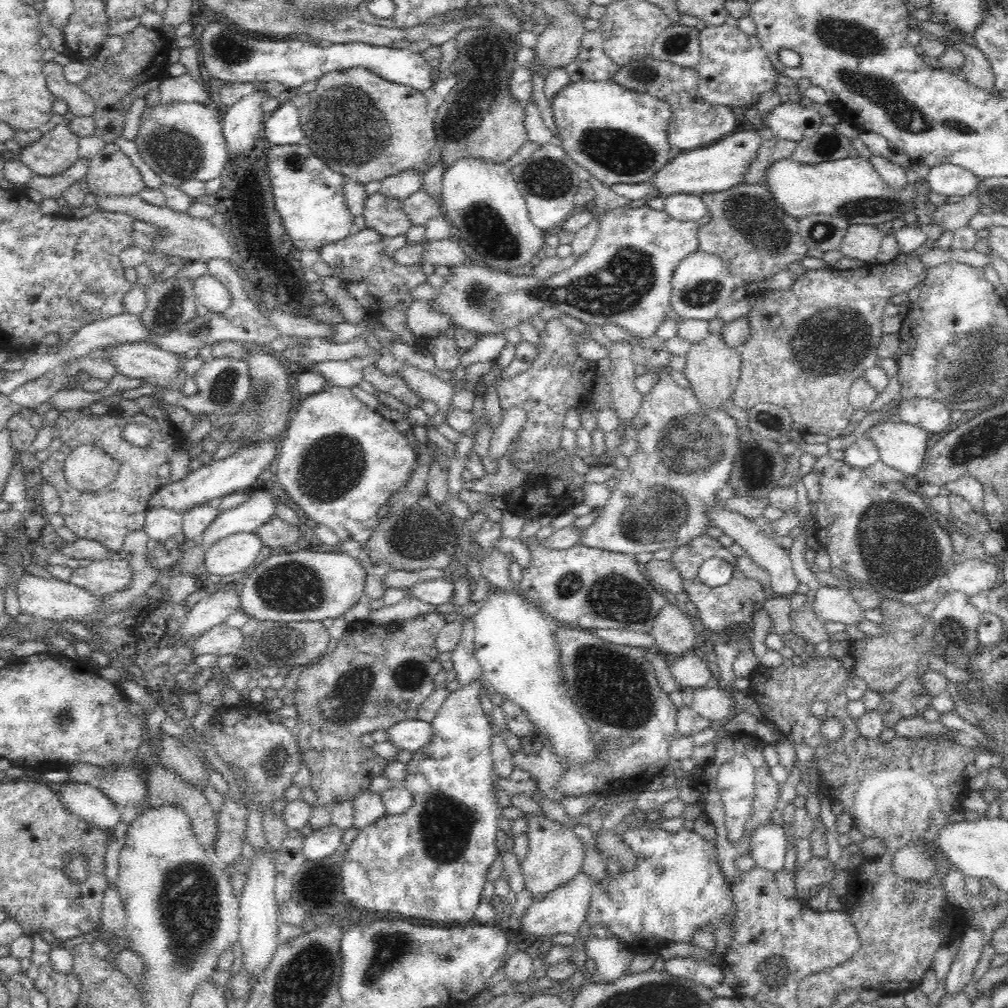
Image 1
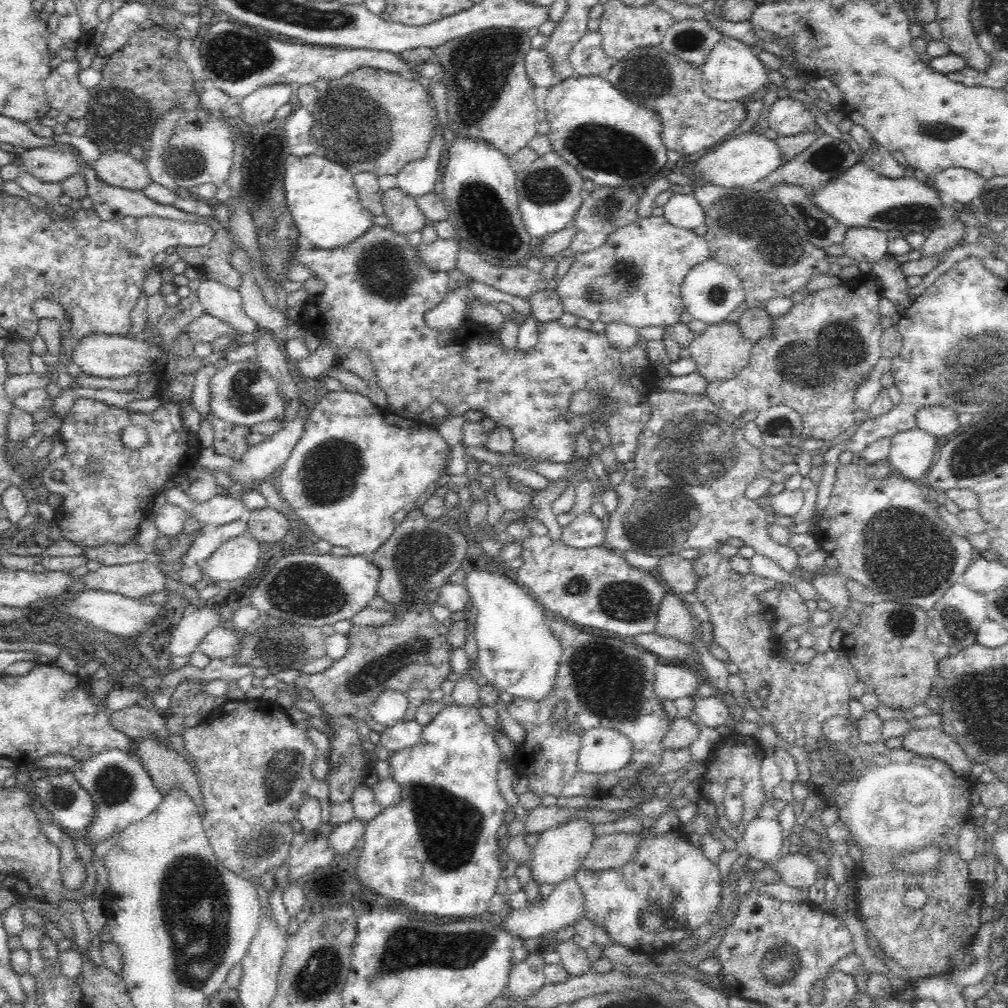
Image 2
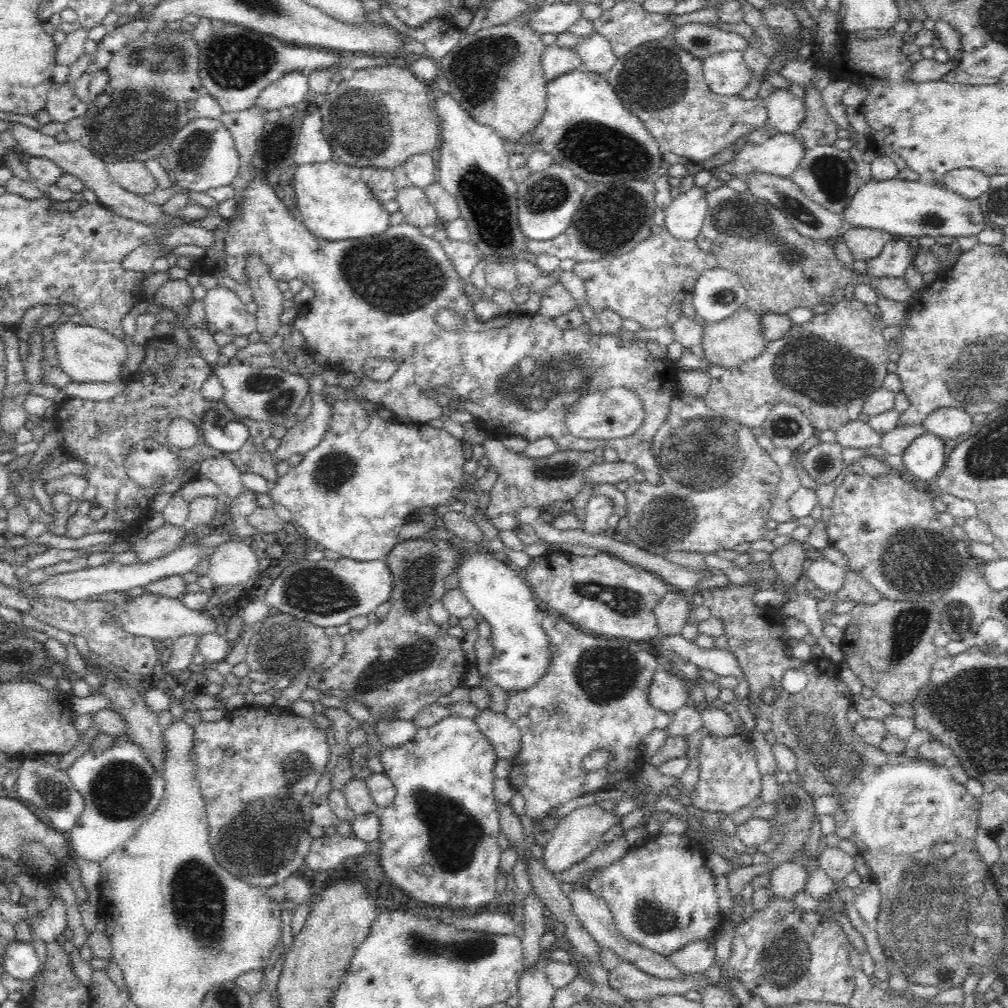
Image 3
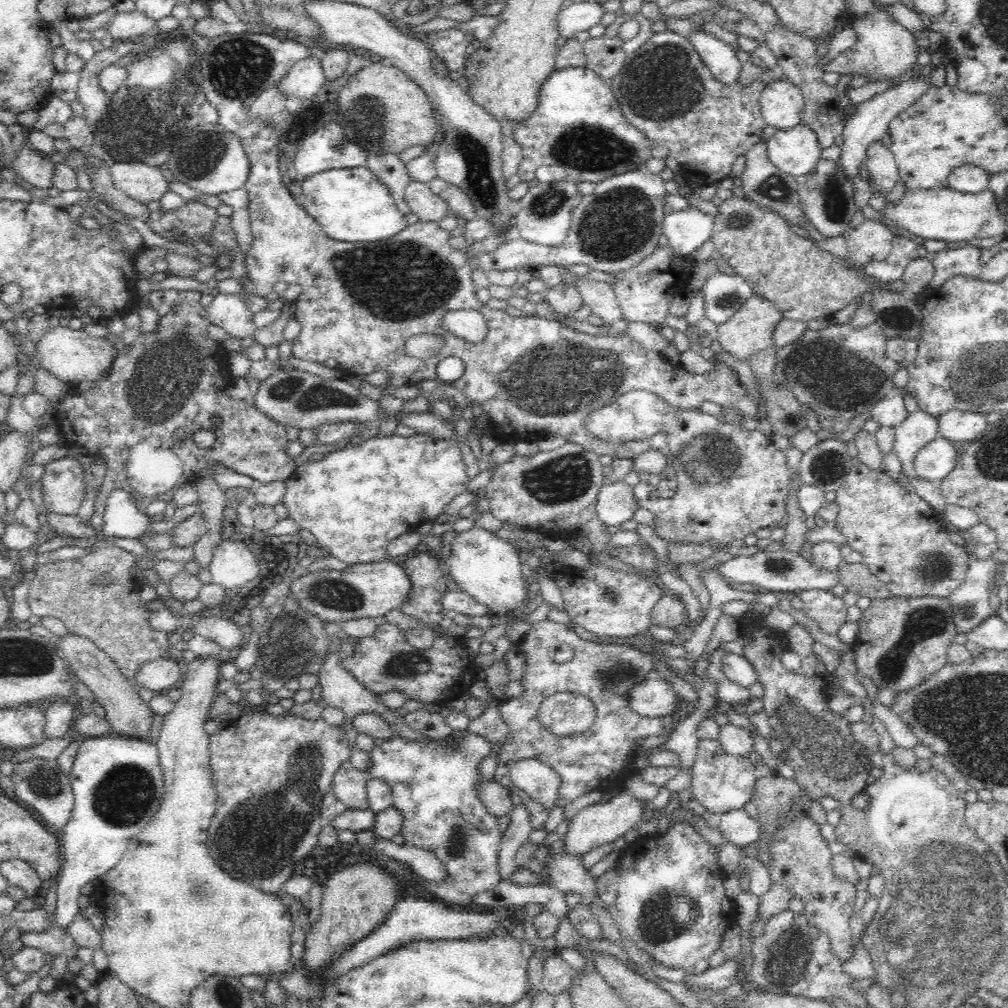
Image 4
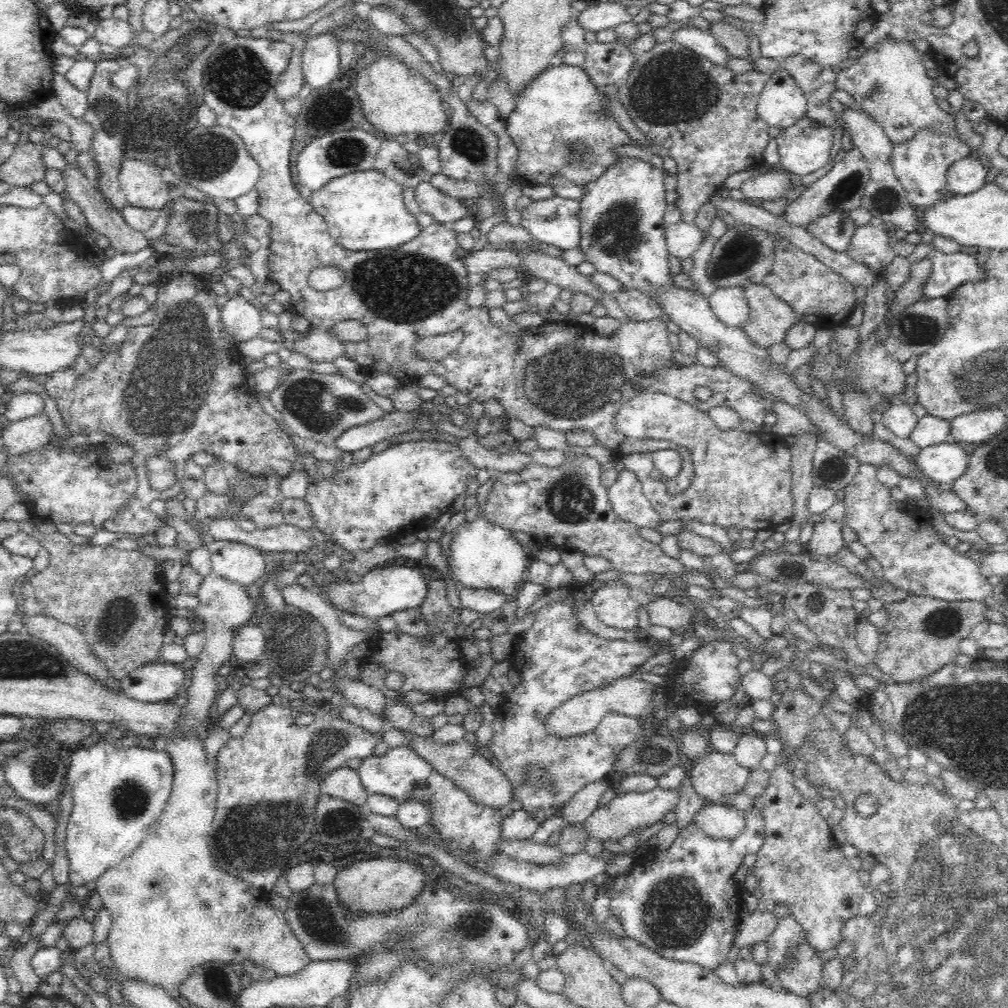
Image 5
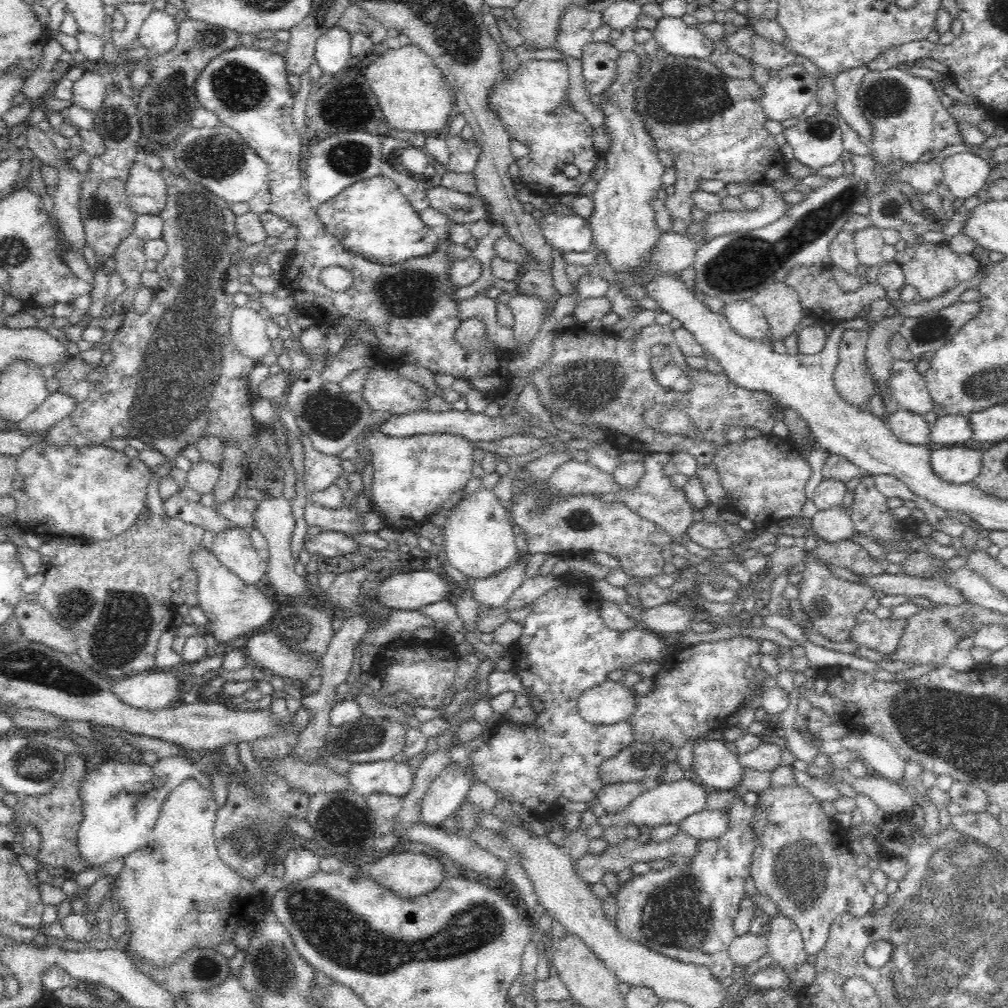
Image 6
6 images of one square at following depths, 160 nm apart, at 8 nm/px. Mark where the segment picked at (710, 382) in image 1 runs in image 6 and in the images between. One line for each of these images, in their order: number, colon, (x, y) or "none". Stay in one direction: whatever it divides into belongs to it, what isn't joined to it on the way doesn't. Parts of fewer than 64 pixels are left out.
2: (721, 350)
3: (737, 339)
4: (750, 330)
5: (771, 318)
6: (780, 303)

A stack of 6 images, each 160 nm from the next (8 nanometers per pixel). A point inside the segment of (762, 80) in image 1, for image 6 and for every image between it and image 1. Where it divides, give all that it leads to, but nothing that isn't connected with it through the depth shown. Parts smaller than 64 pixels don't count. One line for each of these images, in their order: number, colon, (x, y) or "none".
2: (732, 72)
3: (725, 72)
4: (718, 56)
5: (701, 42)
6: (673, 35)

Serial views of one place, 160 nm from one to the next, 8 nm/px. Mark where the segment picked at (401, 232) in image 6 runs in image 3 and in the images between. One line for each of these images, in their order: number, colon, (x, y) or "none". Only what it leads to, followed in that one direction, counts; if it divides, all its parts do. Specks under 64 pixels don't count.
3: (335, 204)
4: (351, 205)
5: (364, 211)

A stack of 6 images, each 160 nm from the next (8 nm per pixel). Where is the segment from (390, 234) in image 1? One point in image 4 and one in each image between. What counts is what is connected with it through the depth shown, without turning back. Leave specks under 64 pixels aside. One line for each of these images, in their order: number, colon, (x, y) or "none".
2: (405, 215)
3: (413, 203)
4: (429, 207)

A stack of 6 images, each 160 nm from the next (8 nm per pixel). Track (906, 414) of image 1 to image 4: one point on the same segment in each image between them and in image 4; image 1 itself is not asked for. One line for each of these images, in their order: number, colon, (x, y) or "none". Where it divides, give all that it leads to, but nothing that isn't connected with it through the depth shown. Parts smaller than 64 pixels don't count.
2: (939, 421)
3: (948, 423)
4: (956, 426)

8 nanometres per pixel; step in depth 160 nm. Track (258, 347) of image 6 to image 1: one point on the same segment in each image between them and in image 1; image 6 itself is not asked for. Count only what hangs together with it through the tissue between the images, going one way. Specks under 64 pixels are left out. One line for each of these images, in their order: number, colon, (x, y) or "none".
1: (209, 291)
2: (223, 302)
3: (225, 312)
4: (228, 311)
5: (241, 318)

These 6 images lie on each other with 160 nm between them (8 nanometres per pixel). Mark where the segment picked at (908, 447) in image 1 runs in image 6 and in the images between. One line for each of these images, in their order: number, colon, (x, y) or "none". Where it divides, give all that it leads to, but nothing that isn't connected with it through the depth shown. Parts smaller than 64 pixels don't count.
2: (912, 452)
3: (925, 458)
4: (936, 460)
5: (944, 463)
6: (955, 464)

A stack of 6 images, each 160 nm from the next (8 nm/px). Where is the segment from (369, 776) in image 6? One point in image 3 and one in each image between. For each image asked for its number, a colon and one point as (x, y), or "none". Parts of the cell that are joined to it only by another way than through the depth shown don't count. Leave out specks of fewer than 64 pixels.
3: (444, 814)
4: (434, 788)
5: (402, 774)

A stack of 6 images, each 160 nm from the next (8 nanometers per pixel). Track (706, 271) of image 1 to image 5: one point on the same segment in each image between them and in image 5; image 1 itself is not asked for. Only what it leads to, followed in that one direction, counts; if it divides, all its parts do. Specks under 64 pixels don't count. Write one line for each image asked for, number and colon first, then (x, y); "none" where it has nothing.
2: (710, 291)
3: (718, 293)
4: (724, 294)
5: (730, 305)

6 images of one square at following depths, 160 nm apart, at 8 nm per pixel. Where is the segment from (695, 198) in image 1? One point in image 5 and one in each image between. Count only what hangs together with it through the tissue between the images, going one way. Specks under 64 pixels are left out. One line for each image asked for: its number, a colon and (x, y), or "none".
2: (683, 211)
3: (684, 218)
4: (687, 230)
5: (682, 239)

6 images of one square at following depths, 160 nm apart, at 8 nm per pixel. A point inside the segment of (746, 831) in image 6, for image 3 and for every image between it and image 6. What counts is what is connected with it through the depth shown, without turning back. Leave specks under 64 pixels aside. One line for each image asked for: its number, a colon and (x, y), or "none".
3: (662, 896)
4: (667, 896)
5: (683, 903)

